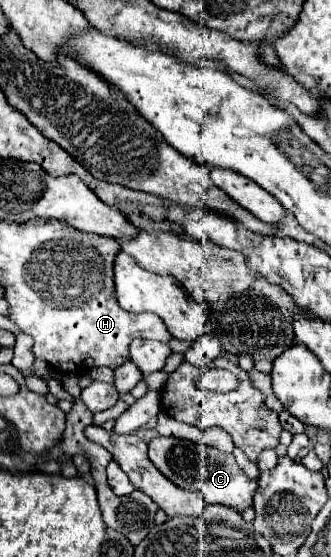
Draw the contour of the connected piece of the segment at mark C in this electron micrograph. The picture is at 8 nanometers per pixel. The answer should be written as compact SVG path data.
M155 437L149 441L149 457L169 481L175 481L175 485L181 489L203 493L209 503L225 503L237 511L253 505L257 483L241 471L233 455L177 437Z

